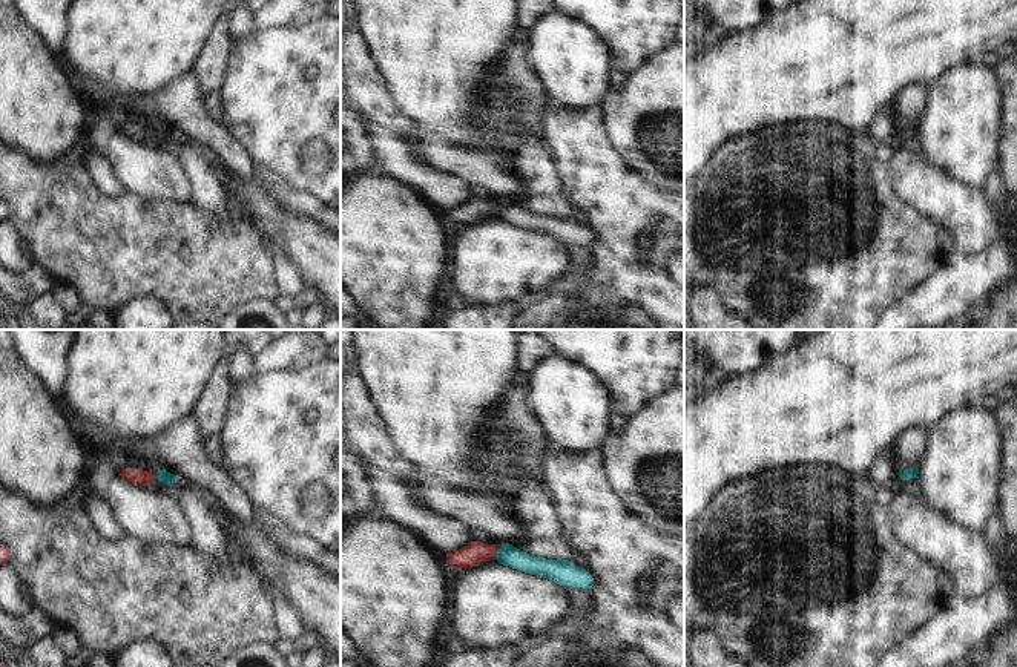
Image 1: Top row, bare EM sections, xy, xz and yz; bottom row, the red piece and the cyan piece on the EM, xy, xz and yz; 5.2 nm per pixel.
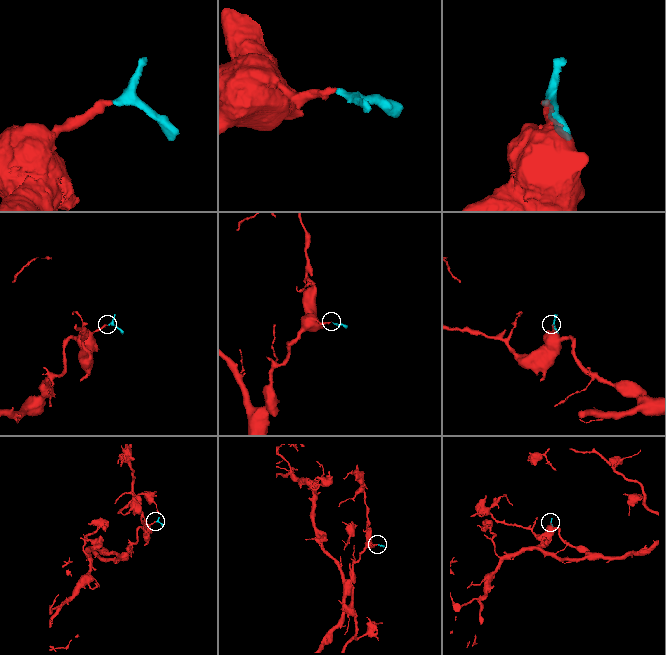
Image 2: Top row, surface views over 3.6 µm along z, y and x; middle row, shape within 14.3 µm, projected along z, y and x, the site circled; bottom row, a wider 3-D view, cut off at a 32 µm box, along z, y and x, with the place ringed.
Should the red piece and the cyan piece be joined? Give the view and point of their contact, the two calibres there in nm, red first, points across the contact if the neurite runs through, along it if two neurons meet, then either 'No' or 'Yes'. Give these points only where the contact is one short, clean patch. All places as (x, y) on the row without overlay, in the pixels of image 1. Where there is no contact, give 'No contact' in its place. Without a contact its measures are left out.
Touches red at xz (497, 207). Thickness 120 nm (red) against 110 nm. Path across: xz (474, 209), (497, 207), (508, 212). Yes.

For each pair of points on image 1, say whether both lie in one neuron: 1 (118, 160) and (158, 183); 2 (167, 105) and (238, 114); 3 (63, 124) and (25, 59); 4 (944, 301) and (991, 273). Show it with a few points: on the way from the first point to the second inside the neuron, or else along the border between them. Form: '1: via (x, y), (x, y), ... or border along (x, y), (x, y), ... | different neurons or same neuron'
1: via (128, 160), (149, 174) | same neuron
2: border along (218, 121), (243, 149) | different neurons
3: via (46, 108), (25, 86), (25, 75) | same neuron
4: via (956, 289), (962, 282), (979, 276) | same neuron

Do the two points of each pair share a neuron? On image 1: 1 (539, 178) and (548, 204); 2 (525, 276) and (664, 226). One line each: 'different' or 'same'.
1: different
2: different

